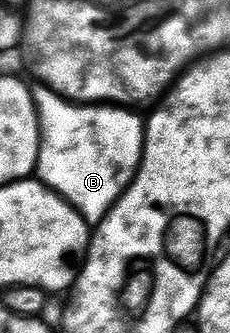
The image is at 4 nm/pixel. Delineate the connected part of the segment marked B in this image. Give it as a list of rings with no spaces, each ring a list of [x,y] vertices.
[[[37,85],[32,88],[33,100],[37,106],[37,119],[41,123],[41,152],[37,158],[36,174],[39,176],[40,182],[46,187],[57,192],[62,199],[66,199],[85,218],[85,222],[90,225],[102,223],[109,215],[109,210],[115,206],[117,200],[124,195],[125,191],[133,183],[133,179],[137,175],[138,169],[141,167],[141,155],[145,151],[145,123],[136,115],[138,113],[133,109],[126,109],[124,106],[118,105],[84,105],[85,107],[76,107],[76,102],[64,99],[62,95],[56,95],[53,90],[44,85]]]

